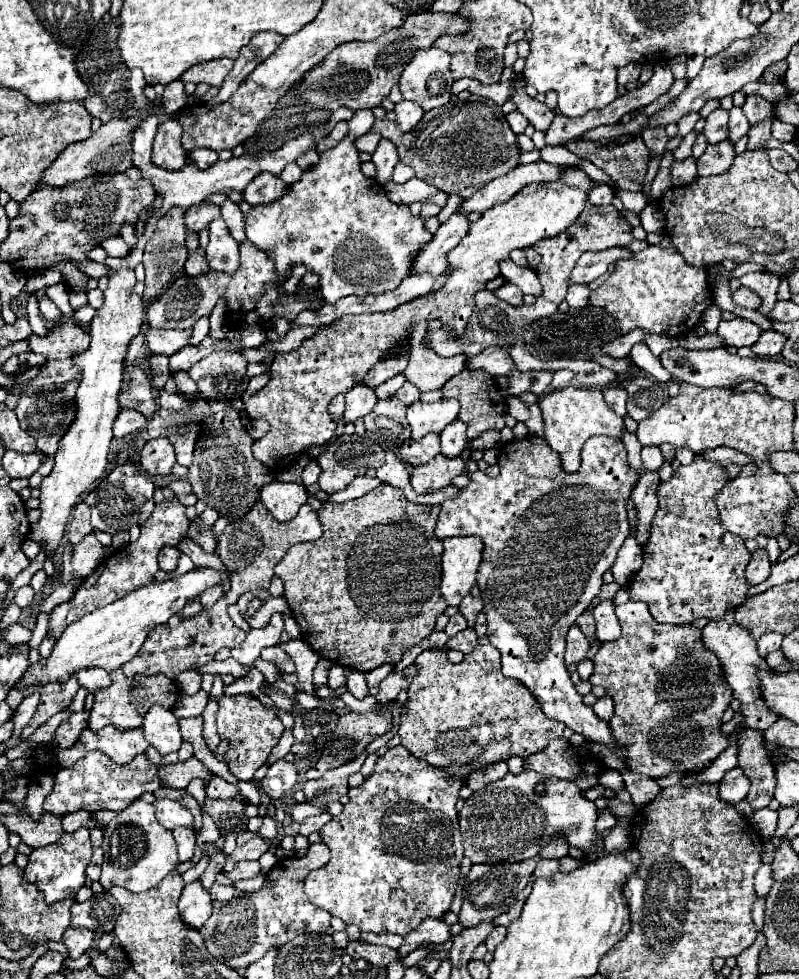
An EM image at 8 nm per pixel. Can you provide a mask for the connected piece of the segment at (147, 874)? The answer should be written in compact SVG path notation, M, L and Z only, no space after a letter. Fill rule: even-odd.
M134 800L126 810L116 814L116 818L104 830L104 862L100 884L108 892L112 886L122 886L130 892L146 892L154 888L166 874L176 870L178 850L170 830L158 824L152 804L144 800Z

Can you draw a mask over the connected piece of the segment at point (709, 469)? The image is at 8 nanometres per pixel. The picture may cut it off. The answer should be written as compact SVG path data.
M696 454L694 462L688 466L680 466L676 459L671 466L676 470L674 476L668 482L660 482L656 488L658 512L652 522L650 540L644 546L644 564L628 584L628 594L630 600L648 602L654 620L662 624L688 624L698 618L720 620L720 616L728 612L728 604L740 606L746 598L748 584L744 580L744 572L750 562L750 552L744 540L724 532L724 528L716 524L716 506L712 500L716 492L724 488L728 476L720 464L710 464L710 460L704 460L700 454Z

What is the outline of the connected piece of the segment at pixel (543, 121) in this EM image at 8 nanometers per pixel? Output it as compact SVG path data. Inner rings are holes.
M512 80L512 86L514 86L514 94L512 94L512 102L518 106L518 110L530 120L530 124L540 130L540 132L546 132L552 124L552 118L554 118L554 112L538 102L536 98L530 98L526 92L524 92L524 84L522 82L516 82Z

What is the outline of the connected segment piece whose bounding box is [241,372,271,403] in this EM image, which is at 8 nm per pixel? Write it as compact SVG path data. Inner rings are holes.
M270 372L263 373L261 375L252 377L250 379L250 382L248 383L248 388L246 389L246 392L242 394L242 398L241 398L242 402L243 403L246 402L246 400L248 400L248 398L250 398L252 394L262 389L268 383L270 378L271 378Z

